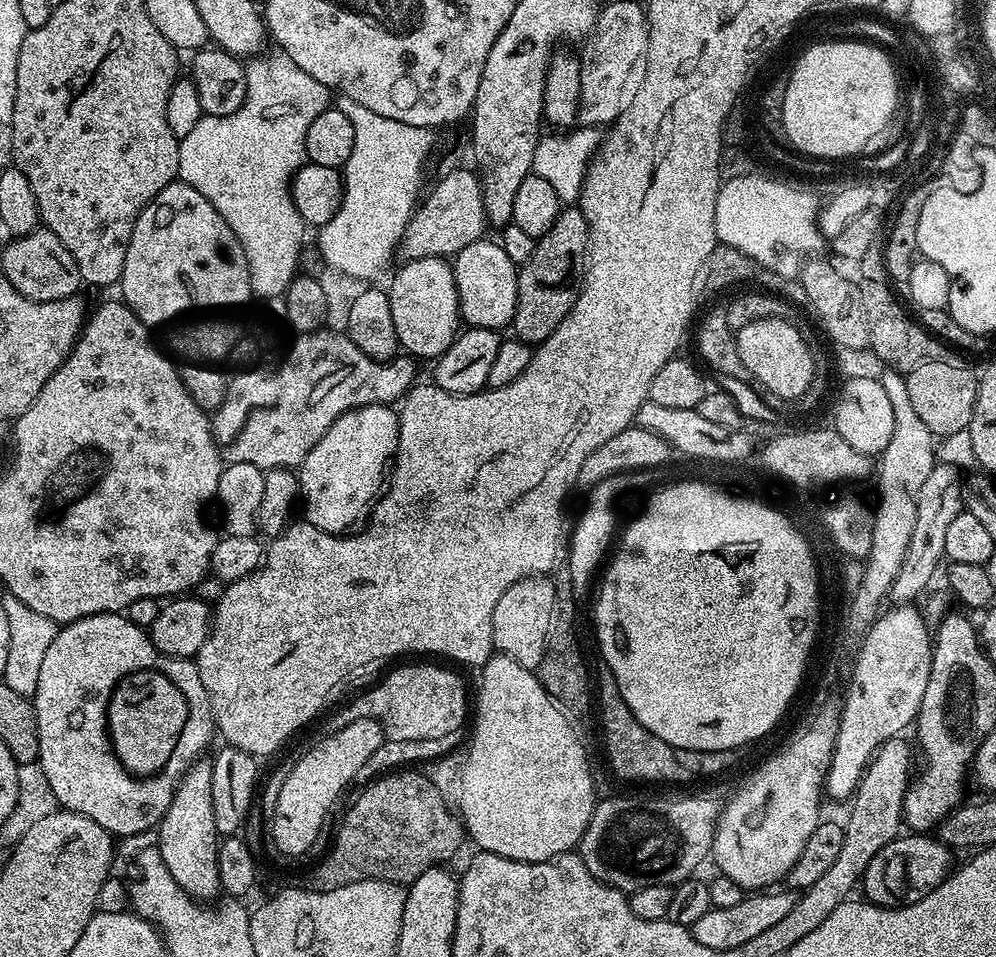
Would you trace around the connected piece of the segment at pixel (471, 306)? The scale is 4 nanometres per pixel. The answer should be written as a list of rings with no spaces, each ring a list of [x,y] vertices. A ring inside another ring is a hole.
[[[495,239],[470,242],[451,261],[454,282],[460,299],[460,319],[469,328],[509,327],[518,302],[518,265],[510,262],[506,250]]]

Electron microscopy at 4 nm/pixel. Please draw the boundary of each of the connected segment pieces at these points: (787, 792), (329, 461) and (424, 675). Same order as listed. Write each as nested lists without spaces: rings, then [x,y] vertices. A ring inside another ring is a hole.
[[[837,705],[828,706],[822,709],[814,718],[814,722],[811,724],[810,728],[806,729],[804,732],[800,733],[784,750],[780,751],[778,754],[769,758],[760,769],[752,776],[752,781],[729,802],[728,805],[721,807],[719,809],[716,818],[716,838],[712,841],[711,855],[716,856],[716,864],[720,867],[720,872],[728,880],[733,880],[740,888],[748,888],[744,890],[768,890],[776,884],[783,881],[790,869],[796,864],[798,858],[801,857],[802,850],[805,849],[806,842],[809,841],[810,836],[813,834],[814,830],[817,828],[818,824],[821,823],[822,816],[820,816],[820,800],[823,801],[824,798],[824,782],[825,776],[829,770],[830,758],[833,756],[833,744],[837,738],[837,730],[840,728],[840,711]]]
[[[386,404],[362,406],[342,414],[342,418],[338,418],[334,426],[322,434],[322,442],[306,454],[299,466],[298,500],[302,508],[304,504],[303,519],[318,526],[318,530],[333,534],[344,534],[355,529],[360,515],[369,511],[370,505],[385,487],[386,473],[398,446],[399,429],[397,409]]]
[[[404,664],[393,672],[388,672],[373,688],[368,688],[357,700],[349,702],[345,708],[337,712],[327,713],[328,721],[324,724],[325,733],[342,730],[342,726],[350,726],[358,718],[370,718],[382,726],[385,737],[394,742],[418,742],[426,738],[442,738],[451,732],[460,732],[460,723],[464,715],[469,715],[470,700],[464,697],[464,684],[448,668],[439,668],[436,664]]]

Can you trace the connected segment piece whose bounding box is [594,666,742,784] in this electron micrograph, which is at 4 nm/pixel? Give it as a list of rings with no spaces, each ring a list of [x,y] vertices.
[[[606,666],[595,669],[594,684],[600,687],[600,728],[604,731],[604,748],[608,751],[608,764],[624,780],[641,780],[644,784],[692,784],[695,780],[704,780],[707,776],[720,776],[728,772],[740,760],[741,749],[730,750],[686,750],[662,742],[626,706],[618,690],[614,674]]]

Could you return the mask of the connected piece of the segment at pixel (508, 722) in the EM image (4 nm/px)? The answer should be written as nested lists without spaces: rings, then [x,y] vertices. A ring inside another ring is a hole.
[[[494,654],[479,669],[480,693],[474,696],[476,725],[472,745],[460,772],[459,815],[467,835],[481,852],[498,854],[518,862],[546,862],[573,851],[584,836],[598,803],[584,744],[576,740],[573,721],[548,696],[537,673],[523,668],[514,658]]]

